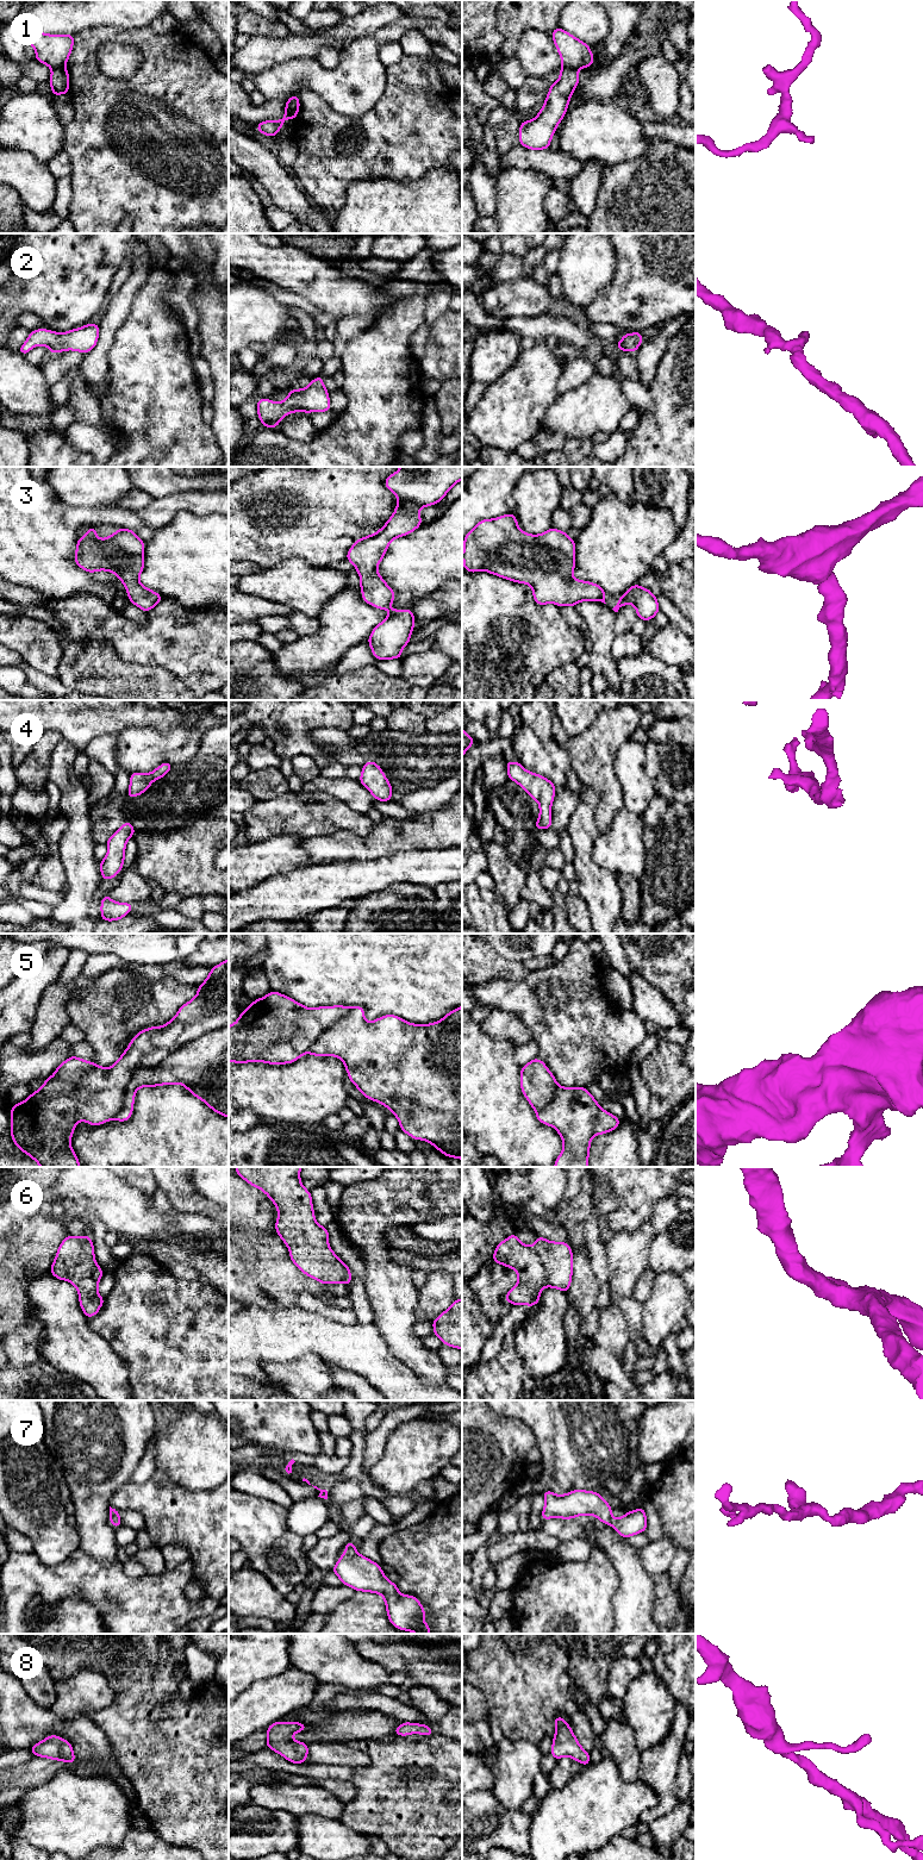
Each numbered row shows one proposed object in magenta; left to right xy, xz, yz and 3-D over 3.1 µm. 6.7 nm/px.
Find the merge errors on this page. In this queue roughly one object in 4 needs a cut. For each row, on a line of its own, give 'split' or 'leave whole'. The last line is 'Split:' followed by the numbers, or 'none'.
1: split
2: leave whole
3: leave whole
4: leave whole
5: split
6: leave whole
7: leave whole
8: leave whole
Split: 1, 5

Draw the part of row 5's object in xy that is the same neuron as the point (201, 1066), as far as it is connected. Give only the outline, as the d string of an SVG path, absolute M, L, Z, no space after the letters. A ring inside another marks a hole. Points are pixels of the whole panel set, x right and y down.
M229 1024L185 1044L157 1066L137 1069L124 1094L123 1107L112 1119L124 1122L131 1118L138 1088L174 1084L182 1085L214 1112L229 1118Z

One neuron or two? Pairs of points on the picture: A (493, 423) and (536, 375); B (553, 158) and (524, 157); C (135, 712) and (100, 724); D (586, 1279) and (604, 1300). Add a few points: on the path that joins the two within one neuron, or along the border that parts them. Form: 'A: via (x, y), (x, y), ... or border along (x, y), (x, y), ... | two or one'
A: via (505, 411), (529, 387) | one
B: via (546, 158), (531, 158) | one
C: via (126, 712), (112, 712), (108, 716) | one
D: border along (592, 1267), (599, 1284), (599, 1294), (594, 1306) | two

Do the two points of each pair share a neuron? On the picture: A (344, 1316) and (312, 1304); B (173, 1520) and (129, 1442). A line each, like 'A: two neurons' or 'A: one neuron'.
A: one neuron
B: two neurons

